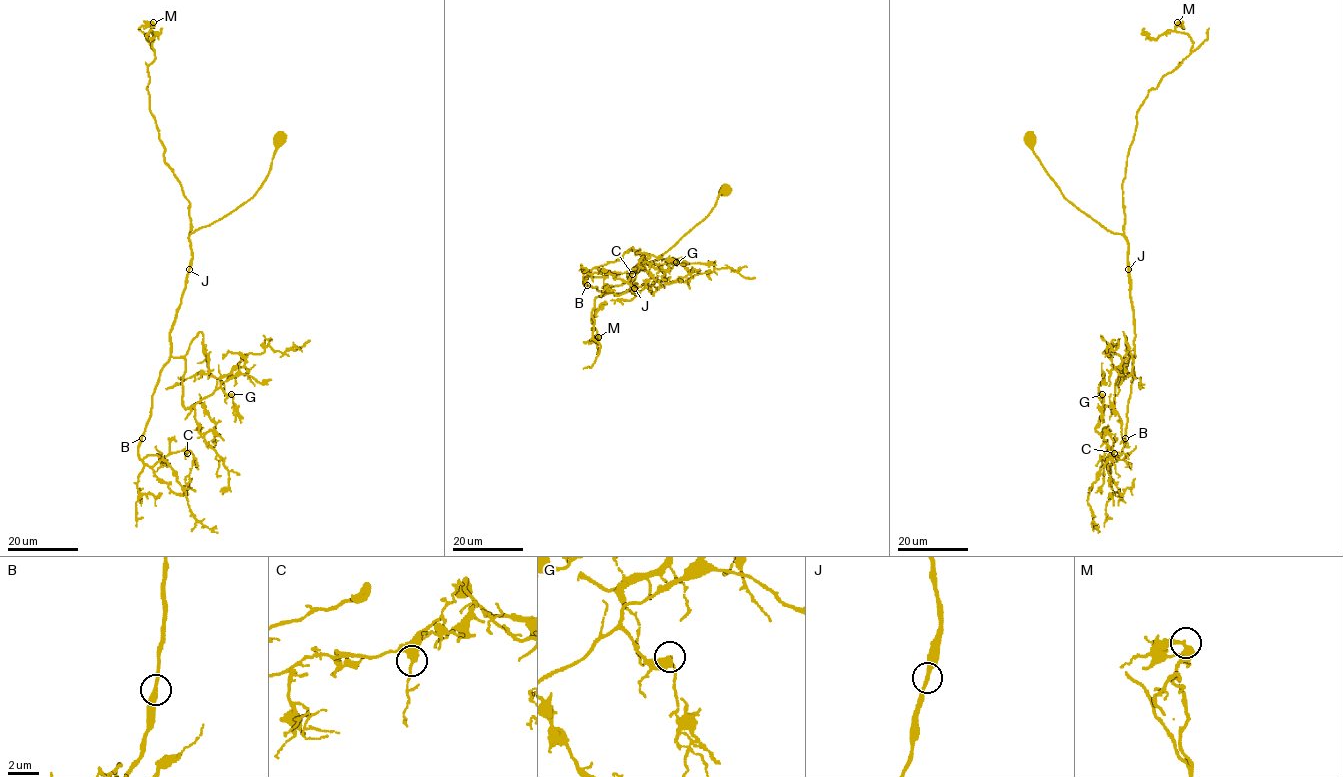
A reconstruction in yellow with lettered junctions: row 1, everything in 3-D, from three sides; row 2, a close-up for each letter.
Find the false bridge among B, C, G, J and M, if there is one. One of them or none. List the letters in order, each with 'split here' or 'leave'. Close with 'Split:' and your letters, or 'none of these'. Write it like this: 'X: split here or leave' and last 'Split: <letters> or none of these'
B: leave
C: leave
G: leave
J: leave
M: leave
Split: none of these

